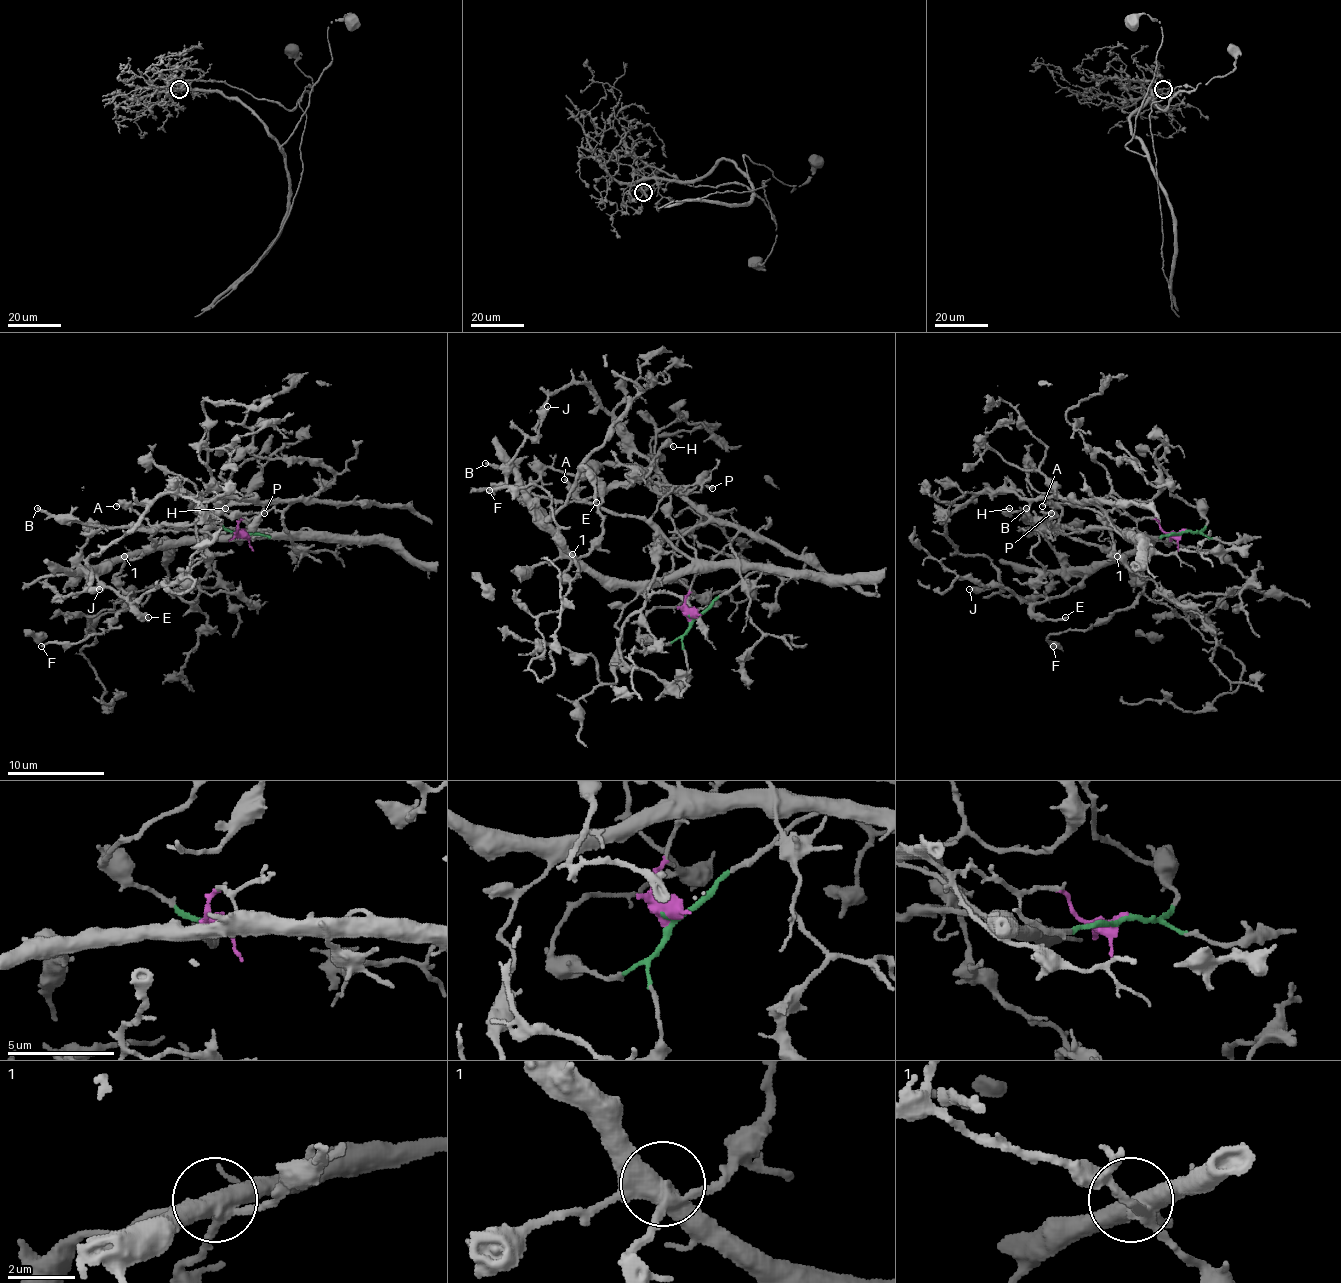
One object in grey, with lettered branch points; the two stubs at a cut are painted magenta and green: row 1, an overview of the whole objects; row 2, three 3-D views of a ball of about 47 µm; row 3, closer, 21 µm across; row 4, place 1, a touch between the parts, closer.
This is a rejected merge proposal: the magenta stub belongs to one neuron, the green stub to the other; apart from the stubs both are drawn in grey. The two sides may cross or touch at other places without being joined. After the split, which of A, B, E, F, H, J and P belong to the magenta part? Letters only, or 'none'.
A, F, H, J, P

